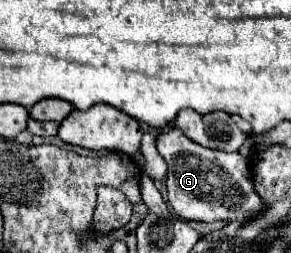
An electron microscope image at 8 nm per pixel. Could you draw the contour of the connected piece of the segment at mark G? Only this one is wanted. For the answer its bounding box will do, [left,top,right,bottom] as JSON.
[158,127,264,223]

